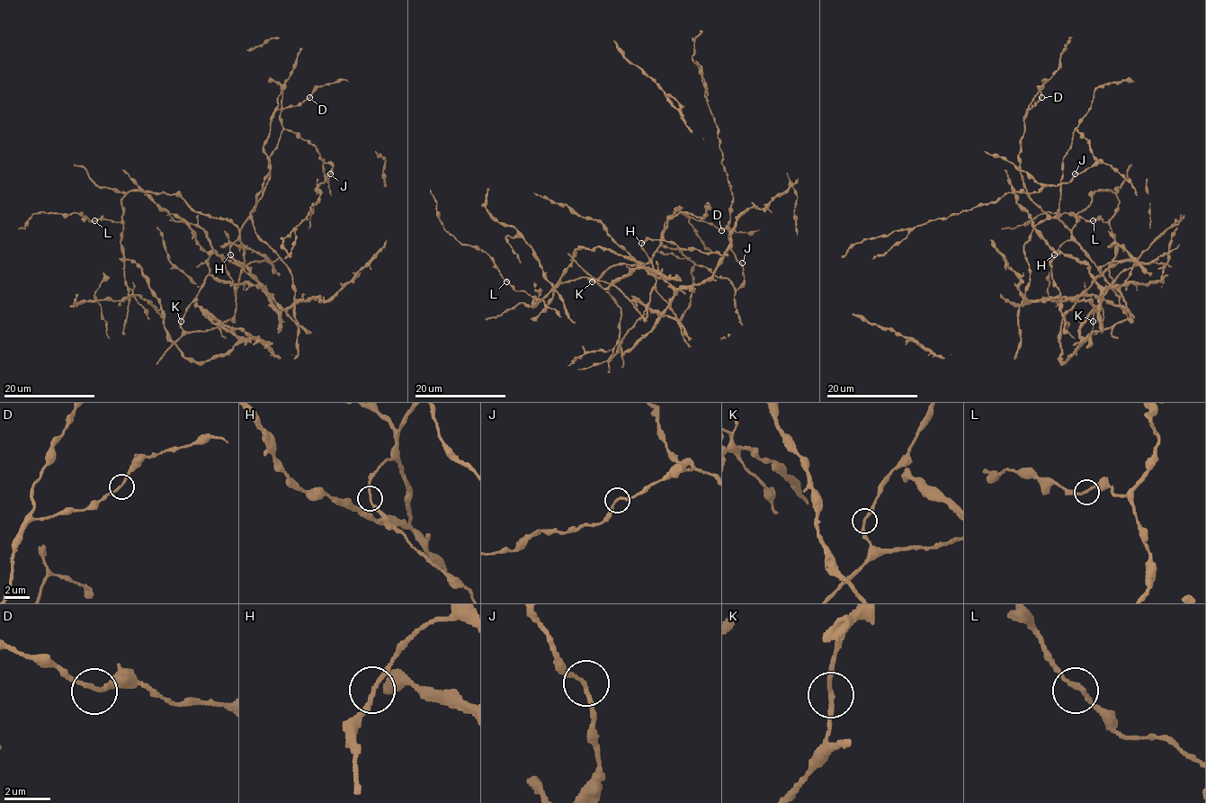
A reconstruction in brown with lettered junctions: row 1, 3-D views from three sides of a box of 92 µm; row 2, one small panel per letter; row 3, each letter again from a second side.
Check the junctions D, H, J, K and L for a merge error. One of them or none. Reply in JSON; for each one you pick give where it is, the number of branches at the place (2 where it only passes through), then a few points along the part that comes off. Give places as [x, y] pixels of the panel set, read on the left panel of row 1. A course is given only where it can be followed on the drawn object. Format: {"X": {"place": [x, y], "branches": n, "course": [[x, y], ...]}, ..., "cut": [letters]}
{"cut": []}

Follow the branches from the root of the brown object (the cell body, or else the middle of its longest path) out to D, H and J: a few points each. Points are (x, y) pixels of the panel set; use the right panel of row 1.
D: (1071, 231), (1032, 200), (1020, 172), (1024, 114), (1041, 97)
H: (1071, 231), (1071, 237), (1054, 254)
J: (1071, 231), (1057, 213), (1062, 159), (1077, 129), (1100, 163), (1075, 173)

